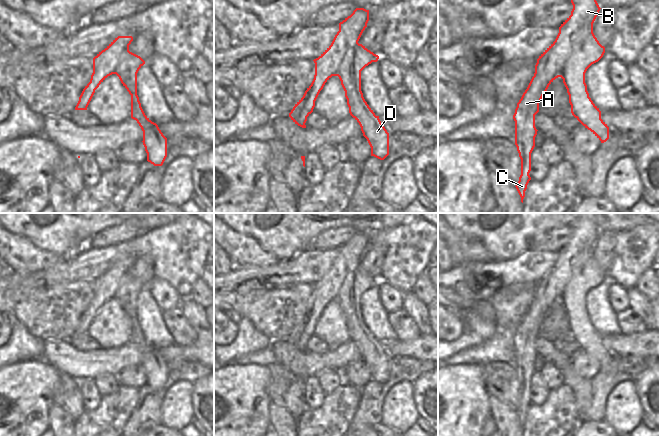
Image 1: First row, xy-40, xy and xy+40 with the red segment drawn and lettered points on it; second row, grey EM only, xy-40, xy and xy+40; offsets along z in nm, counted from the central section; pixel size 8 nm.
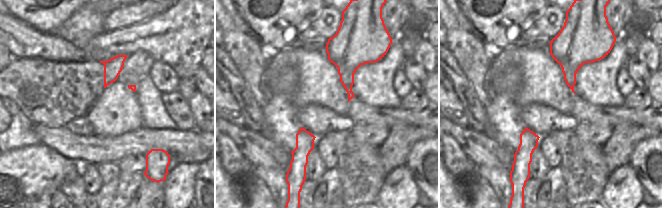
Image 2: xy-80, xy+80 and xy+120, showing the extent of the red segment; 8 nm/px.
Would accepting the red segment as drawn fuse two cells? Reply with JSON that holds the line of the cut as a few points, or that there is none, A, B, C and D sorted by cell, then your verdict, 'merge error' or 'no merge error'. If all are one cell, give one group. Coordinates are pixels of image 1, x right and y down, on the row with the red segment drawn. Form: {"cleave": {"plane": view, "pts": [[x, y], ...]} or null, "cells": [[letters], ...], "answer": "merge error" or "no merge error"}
{"cleave": {"plane": "xy+40", "pts": [[534, 75], [538, 77], [545, 91]]}, "cells": [["A", "C"], ["B", "D"]], "answer": "merge error"}

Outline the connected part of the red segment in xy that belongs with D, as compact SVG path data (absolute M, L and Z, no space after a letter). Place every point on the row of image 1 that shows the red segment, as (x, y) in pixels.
M356 8L339 23L339 31L331 45L313 60L314 79L322 90L332 76L339 77L349 113L359 123L363 136L371 147L371 156L384 160L389 155L389 133L361 91L361 71L379 59L378 55L358 43L368 21L369 10Z

